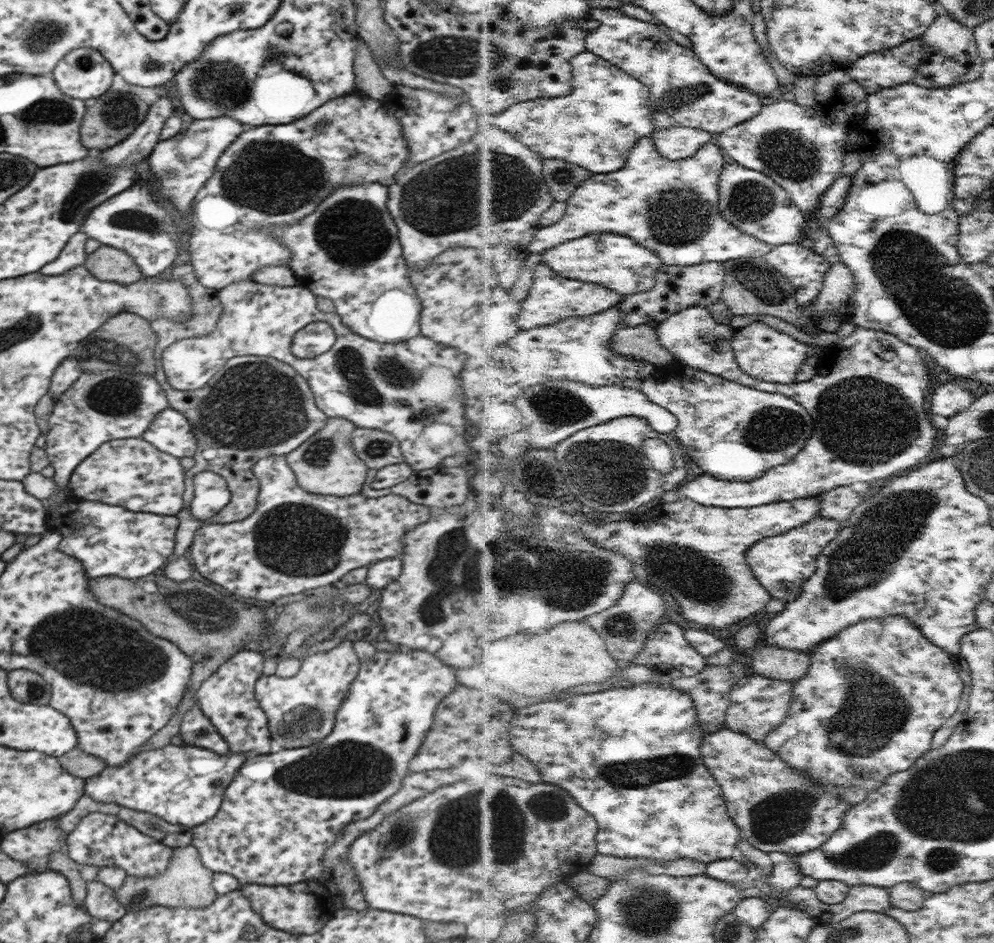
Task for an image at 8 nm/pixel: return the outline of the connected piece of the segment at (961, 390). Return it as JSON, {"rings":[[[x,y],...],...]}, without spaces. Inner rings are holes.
{"rings":[[[961,379],[951,384],[942,384],[930,397],[930,411],[936,416],[953,417],[964,412],[976,399],[972,391],[966,389]]]}

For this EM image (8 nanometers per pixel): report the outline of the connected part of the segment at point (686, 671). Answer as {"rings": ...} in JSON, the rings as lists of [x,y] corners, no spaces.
{"rings":[[[665,622],[650,636],[646,650],[635,662],[673,677],[699,675],[710,664],[708,658],[688,640],[686,630],[674,622]]]}

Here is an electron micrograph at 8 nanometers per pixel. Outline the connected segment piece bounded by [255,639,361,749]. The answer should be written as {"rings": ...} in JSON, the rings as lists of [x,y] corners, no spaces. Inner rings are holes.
{"rings":[[[347,639],[328,652],[307,657],[302,661],[298,673],[292,677],[282,678],[275,674],[262,675],[255,682],[255,699],[268,717],[271,740],[278,744],[278,748],[290,749],[312,746],[324,740],[324,737],[332,732],[336,711],[348,696],[351,684],[359,673],[360,665],[361,662],[356,655],[353,642]]]}

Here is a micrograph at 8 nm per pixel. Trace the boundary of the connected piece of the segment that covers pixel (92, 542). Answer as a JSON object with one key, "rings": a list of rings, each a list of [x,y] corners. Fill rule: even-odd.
{"rings":[[[68,498],[48,510],[46,524],[48,530],[61,534],[59,549],[62,552],[78,558],[82,564],[86,562],[84,570],[90,578],[120,576],[123,579],[142,579],[158,572],[158,568],[162,568],[172,556],[179,518],[176,515],[132,512],[98,500]],[[78,524],[82,524],[82,528]]]}

